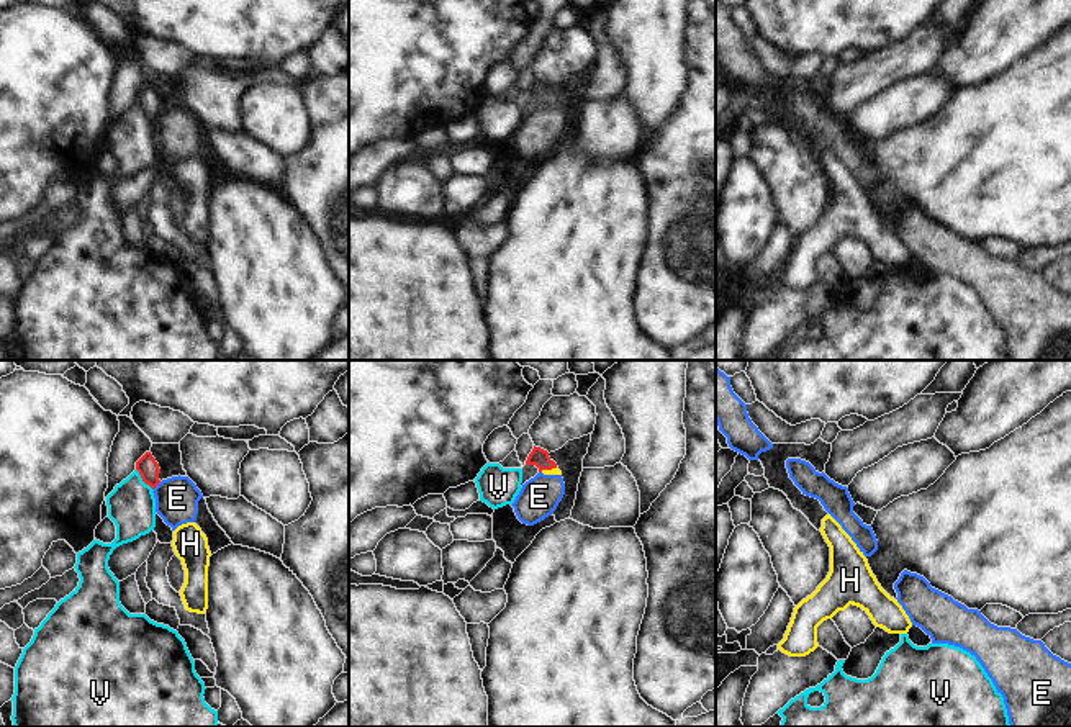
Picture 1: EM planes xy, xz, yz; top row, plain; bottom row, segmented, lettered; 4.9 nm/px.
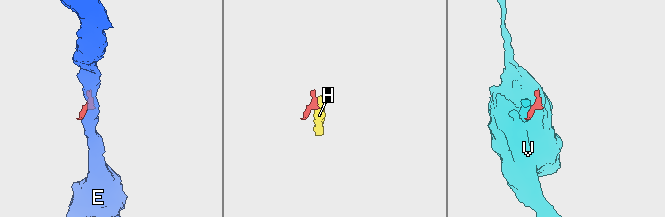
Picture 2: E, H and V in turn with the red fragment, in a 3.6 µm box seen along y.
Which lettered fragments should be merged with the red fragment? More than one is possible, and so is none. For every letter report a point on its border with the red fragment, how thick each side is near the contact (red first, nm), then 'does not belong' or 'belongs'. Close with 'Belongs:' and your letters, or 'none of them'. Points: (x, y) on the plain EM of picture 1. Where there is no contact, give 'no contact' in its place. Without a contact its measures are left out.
E: xy (156, 118) | 100/220 nm | does not belong
H: xz (549, 102) | 90/30 nm | belongs
V: xy (143, 113) | 100/240 nm | does not belong
Belongs: H

